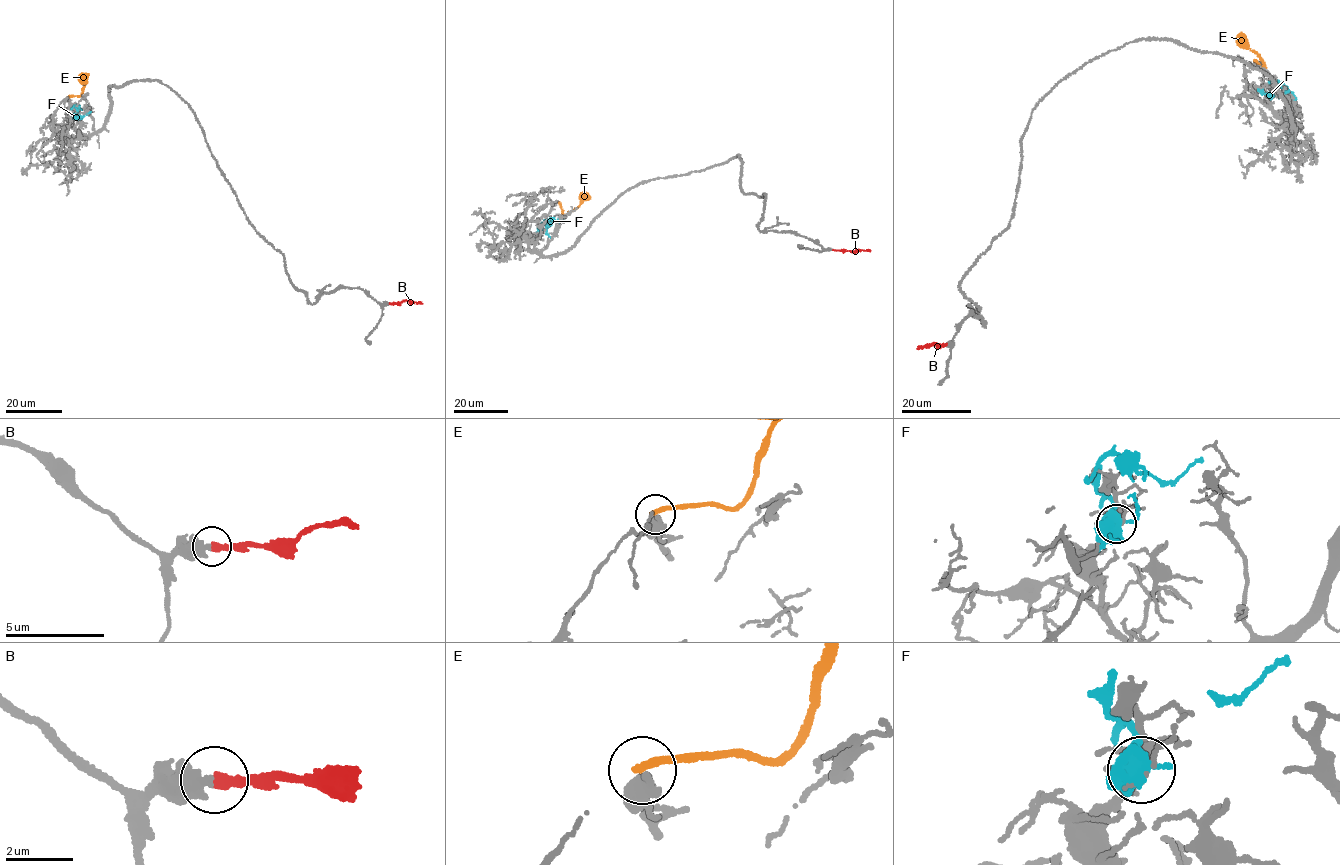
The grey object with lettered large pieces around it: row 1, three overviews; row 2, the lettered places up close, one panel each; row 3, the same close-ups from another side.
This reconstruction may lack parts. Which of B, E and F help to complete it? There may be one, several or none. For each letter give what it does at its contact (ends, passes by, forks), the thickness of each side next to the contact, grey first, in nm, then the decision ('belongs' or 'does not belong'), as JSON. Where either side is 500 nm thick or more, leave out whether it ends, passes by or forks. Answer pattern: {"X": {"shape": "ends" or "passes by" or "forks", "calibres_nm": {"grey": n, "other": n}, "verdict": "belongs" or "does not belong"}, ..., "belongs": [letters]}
{"B": {"shape": "ends", "calibres_nm": {"grey": 360, "other": 240}, "verdict": "belongs"}, "E": {"shape": "ends", "calibres_nm": {"grey": 190, "other": 260}, "verdict": "does not belong"}, "F": {"shape": "ends", "calibres_nm": {"grey": 180, "other": 120}, "verdict": "does not belong"}, "belongs": ["B"]}

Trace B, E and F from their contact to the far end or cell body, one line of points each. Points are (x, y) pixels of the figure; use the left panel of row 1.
B: (388, 303), (407, 300), (421, 304)
E: (68, 97), (78, 96), (82, 92), (86, 82), (80, 74)
F: (75, 115), (74, 111), (76, 118), (90, 112)

